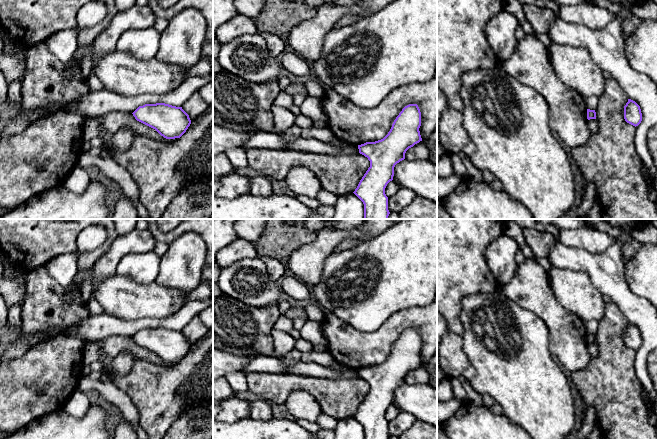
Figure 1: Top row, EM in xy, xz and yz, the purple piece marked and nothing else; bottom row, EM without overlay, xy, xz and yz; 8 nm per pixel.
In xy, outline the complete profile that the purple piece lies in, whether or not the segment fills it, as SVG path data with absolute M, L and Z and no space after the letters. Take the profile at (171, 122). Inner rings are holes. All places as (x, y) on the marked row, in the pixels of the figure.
M165 103L145 104L132 114L137 121L155 129L166 139L180 138L191 124L182 107Z

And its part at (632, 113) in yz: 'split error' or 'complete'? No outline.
complete

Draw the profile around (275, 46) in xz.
M258 31L266 40L267 49L271 57L279 58L284 50L284 44L278 35L267 31Z

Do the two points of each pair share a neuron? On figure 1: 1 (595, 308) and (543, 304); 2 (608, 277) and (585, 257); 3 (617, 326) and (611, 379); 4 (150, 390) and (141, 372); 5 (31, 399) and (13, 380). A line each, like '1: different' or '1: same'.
1: different
2: same
3: same
4: same
5: same

